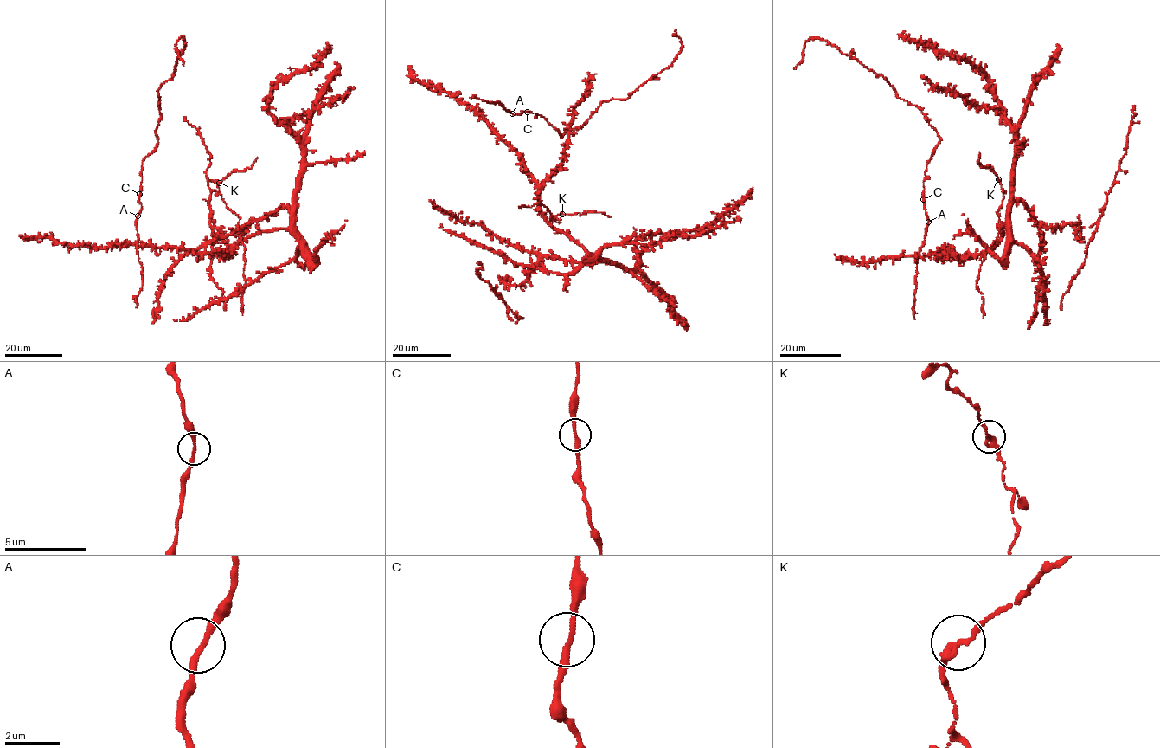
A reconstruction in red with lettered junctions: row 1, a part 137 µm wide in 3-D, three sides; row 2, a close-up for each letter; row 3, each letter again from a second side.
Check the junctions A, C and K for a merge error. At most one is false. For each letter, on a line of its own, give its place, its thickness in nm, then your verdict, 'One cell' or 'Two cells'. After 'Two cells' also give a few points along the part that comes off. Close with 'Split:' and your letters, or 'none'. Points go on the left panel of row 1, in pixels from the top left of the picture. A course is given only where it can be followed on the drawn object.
A: Place: (137, 216). Thickness 200 nm. One cell
C: Place: (139, 194). Thickness 220 nm. One cell
K: Place: (219, 183). Thickness 240 nm. One cell
Split: none

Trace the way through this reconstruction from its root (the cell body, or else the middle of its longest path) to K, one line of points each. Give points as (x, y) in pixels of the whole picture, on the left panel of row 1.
K: (205, 253), (227, 254), (241, 240), (237, 225), (240, 217), (227, 208), (219, 191), (220, 182)

